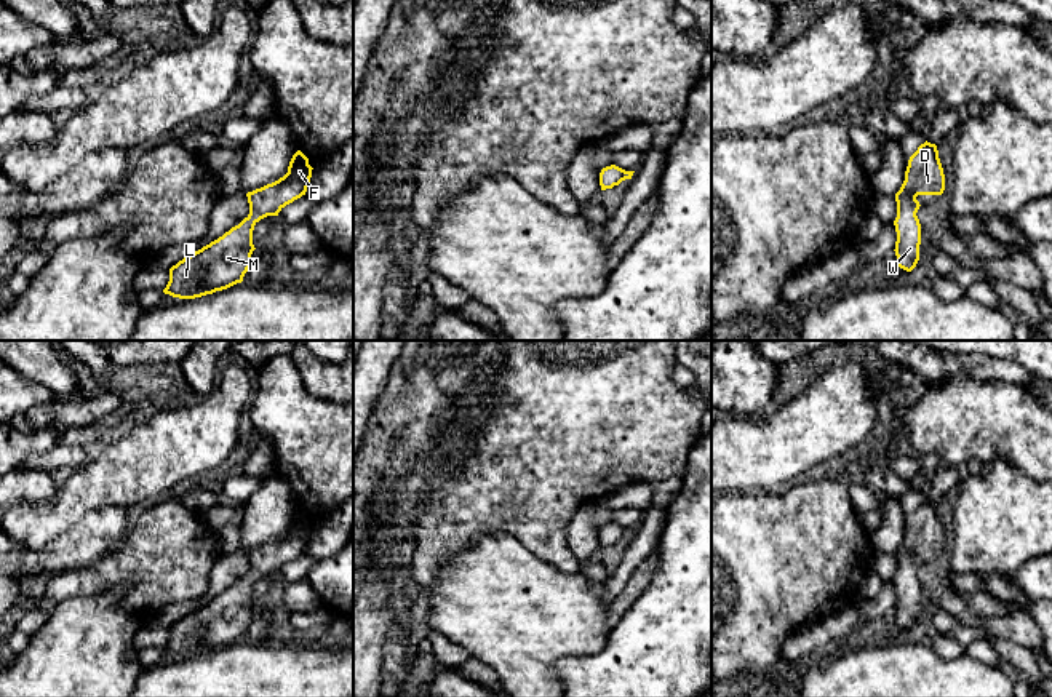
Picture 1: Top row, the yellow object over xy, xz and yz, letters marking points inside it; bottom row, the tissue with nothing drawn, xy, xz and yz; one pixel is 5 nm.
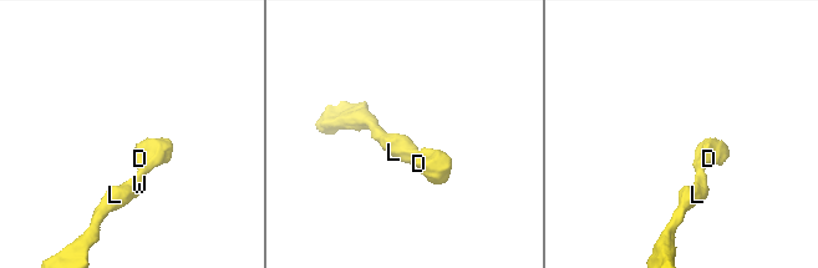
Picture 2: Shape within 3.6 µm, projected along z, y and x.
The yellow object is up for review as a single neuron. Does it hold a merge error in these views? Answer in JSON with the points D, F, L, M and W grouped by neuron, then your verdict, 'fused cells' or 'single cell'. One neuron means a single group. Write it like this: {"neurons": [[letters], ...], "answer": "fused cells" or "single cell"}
{"neurons": [["D", "F", "L", "M", "W"]], "answer": "single cell"}

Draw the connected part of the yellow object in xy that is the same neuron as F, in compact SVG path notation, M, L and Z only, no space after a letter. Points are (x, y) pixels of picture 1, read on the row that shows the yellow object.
M297 150L288 173L278 181L248 192L249 214L217 240L192 253L169 269L165 294L195 299L243 281L251 265L254 225L305 195L312 177L309 158Z

